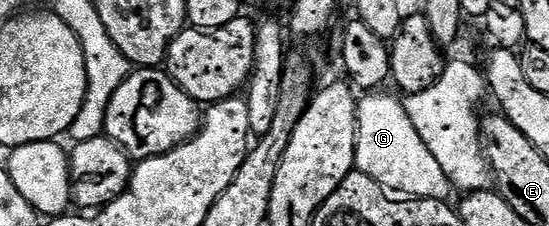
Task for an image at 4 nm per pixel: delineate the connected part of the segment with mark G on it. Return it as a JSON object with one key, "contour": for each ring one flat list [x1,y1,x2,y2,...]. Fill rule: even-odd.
{"contour":[[381,93,366,94,369,96,357,104,356,170,401,197,448,200,451,192,449,178,443,173,443,165,435,161,435,153,427,149,404,102,400,98,377,94]]}

